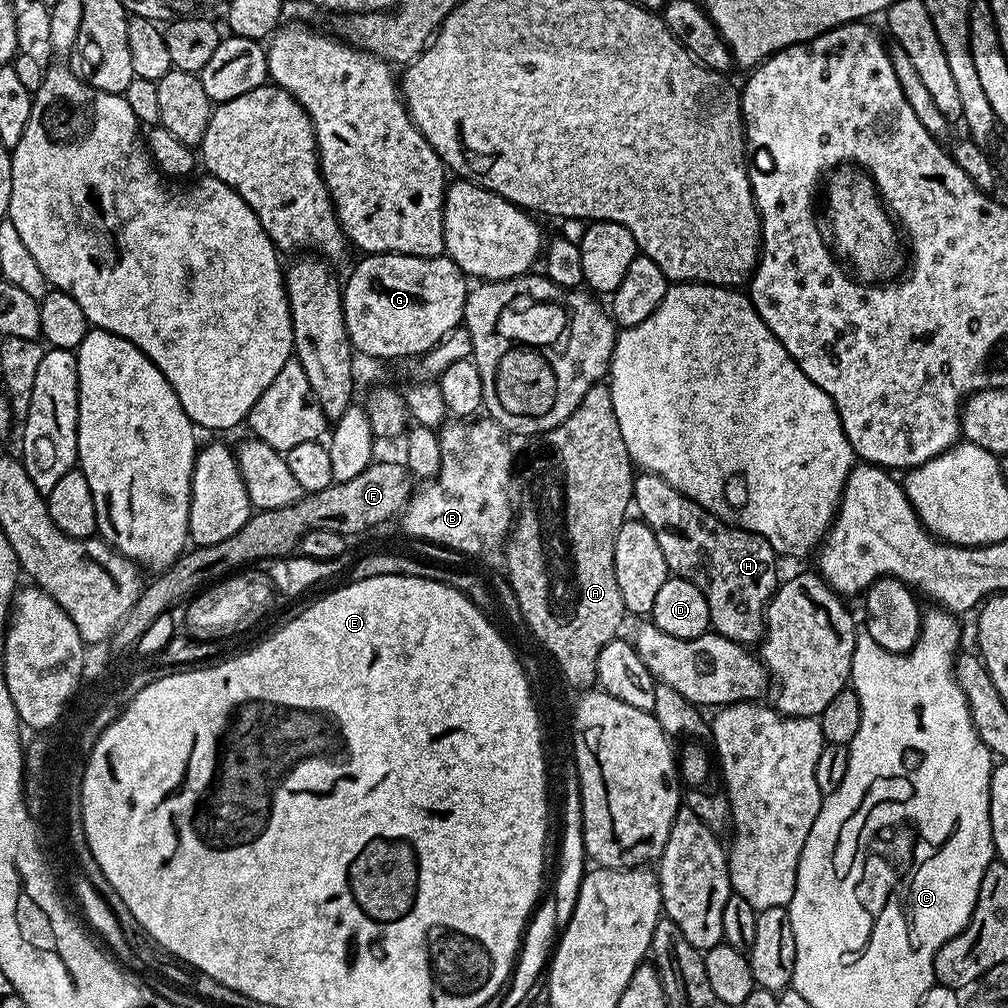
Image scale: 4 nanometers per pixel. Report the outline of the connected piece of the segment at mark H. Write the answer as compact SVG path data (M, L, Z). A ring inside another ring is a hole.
M641 471L633 479L632 504L640 511L639 519L654 530L669 573L692 581L702 590L706 606L710 606L711 627L742 645L755 645L763 637L768 602L778 587L778 554L770 542L719 520L653 472Z

